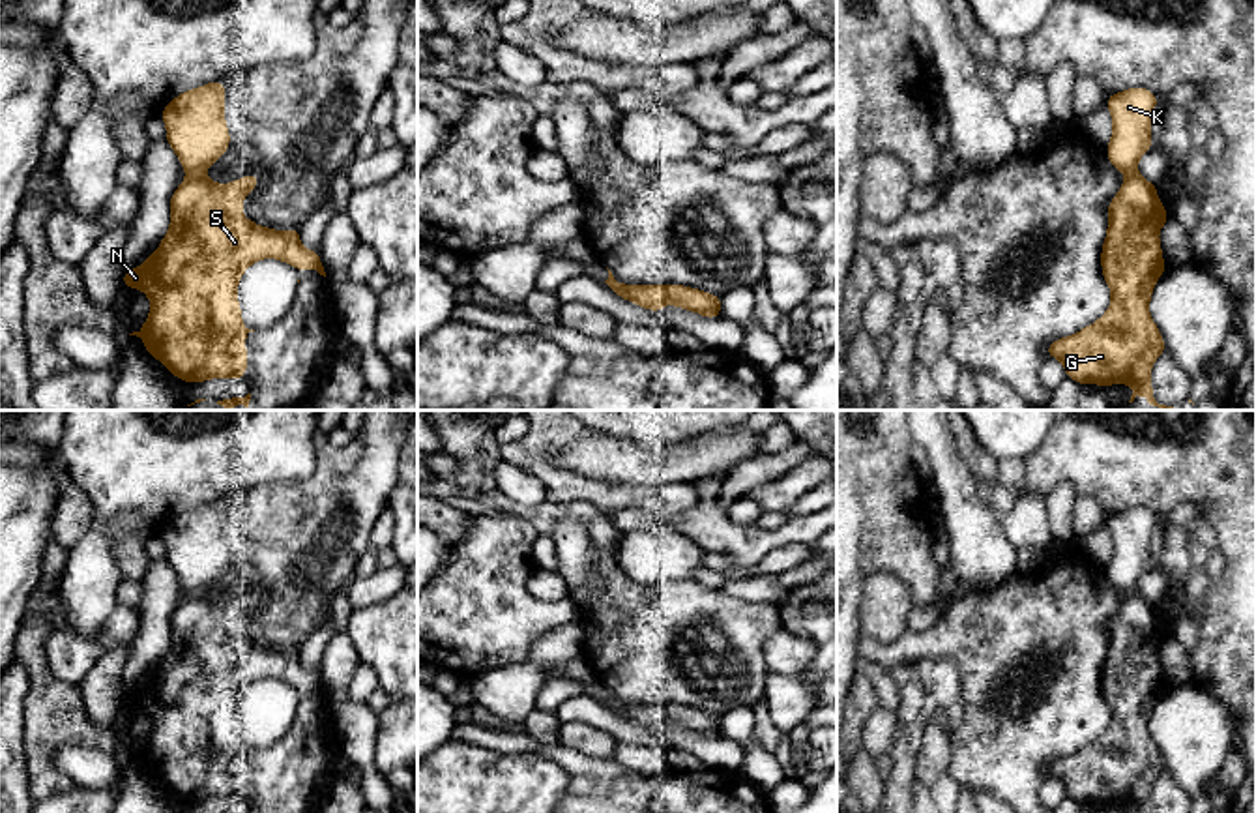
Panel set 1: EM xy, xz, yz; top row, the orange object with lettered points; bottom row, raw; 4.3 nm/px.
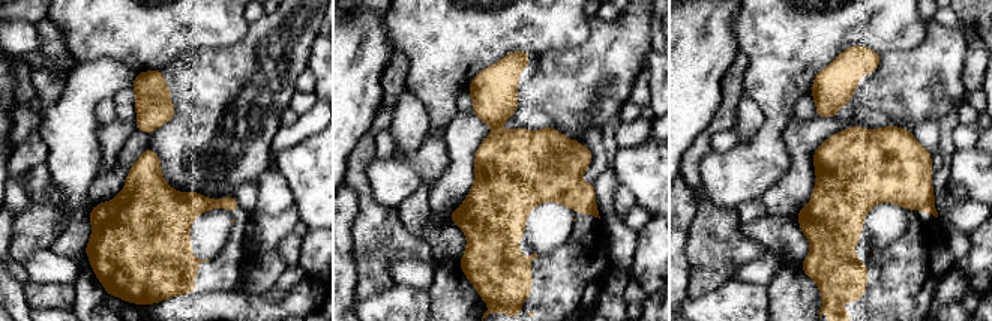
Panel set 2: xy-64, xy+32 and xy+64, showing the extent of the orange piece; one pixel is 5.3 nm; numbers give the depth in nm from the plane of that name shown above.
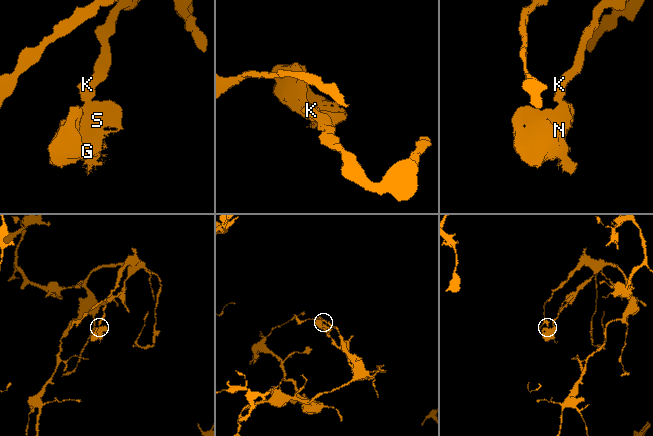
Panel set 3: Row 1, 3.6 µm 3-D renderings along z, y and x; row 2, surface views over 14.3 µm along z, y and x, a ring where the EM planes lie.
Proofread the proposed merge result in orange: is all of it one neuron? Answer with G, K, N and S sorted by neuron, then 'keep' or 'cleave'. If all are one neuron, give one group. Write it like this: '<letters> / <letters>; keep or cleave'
G N S / K; cleave

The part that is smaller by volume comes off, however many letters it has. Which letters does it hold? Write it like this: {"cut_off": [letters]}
{"cut_off": ["G", "N", "S"]}

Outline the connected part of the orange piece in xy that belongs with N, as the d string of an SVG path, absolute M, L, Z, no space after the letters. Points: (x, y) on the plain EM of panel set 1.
M202 590L187 594L170 616L170 648L163 656L155 673L152 673L140 687L124 691L125 708L140 708L152 723L148 738L137 755L144 761L150 776L159 779L174 798L191 804L200 804L210 798L241 798L245 800L245 787L249 774L245 770L245 755L249 749L241 742L241 727L238 723L238 702L243 691L262 680L277 678L296 689L316 689L326 697L320 671L307 671L299 661L299 646L290 650L275 650L256 644L243 637L241 622L258 605L258 594L251 592L232 603L212 601Z

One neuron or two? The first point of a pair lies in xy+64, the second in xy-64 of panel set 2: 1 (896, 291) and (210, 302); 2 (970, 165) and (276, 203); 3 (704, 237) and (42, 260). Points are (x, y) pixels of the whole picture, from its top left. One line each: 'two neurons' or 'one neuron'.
1: two neurons
2: two neurons
3: two neurons

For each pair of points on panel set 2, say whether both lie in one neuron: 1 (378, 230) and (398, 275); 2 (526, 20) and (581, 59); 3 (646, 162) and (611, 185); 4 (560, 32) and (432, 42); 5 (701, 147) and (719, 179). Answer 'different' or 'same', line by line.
1: different
2: different
3: different
4: same
5: different

